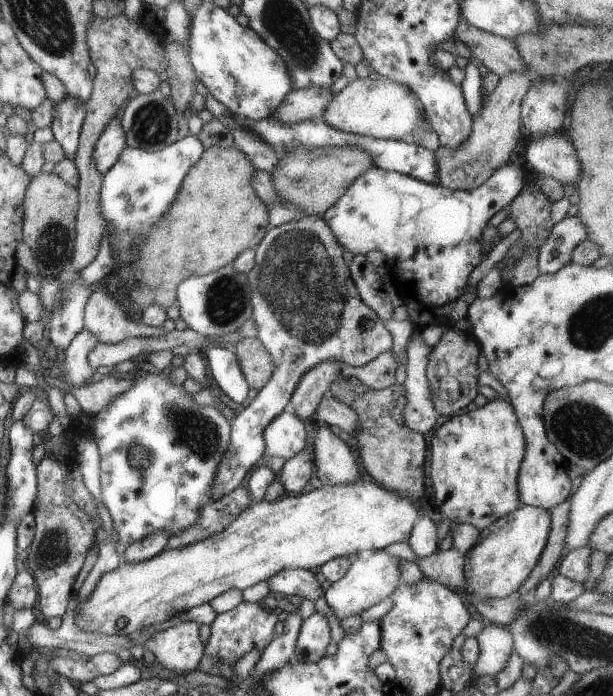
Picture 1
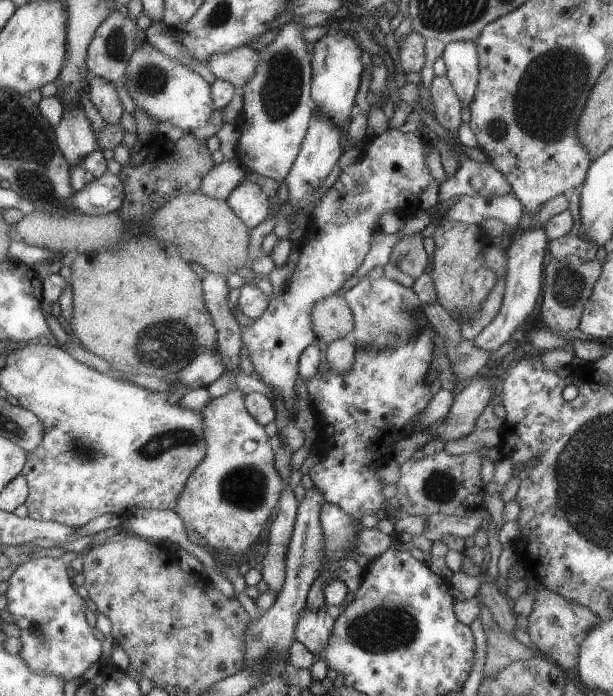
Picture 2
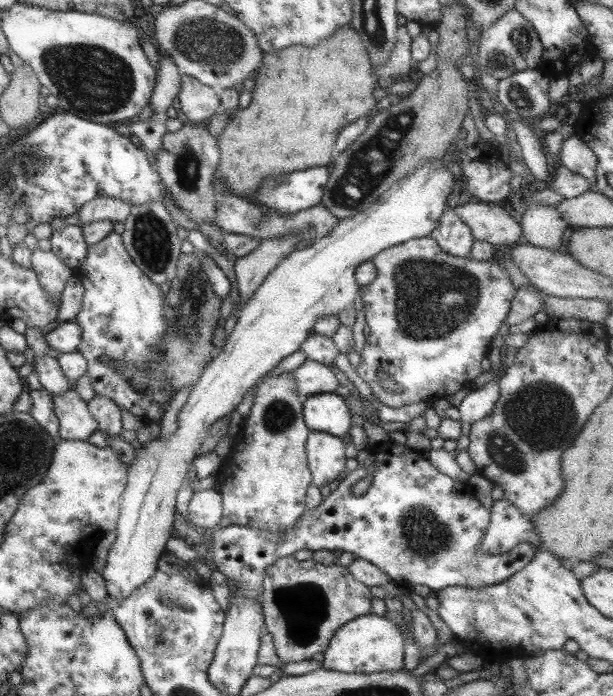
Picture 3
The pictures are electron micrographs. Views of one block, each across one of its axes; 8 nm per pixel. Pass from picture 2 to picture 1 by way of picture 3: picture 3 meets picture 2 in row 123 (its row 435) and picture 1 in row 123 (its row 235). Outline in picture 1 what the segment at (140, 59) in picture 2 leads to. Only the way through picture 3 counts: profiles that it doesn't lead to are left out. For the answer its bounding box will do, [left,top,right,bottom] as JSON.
[319,75,440,152]

